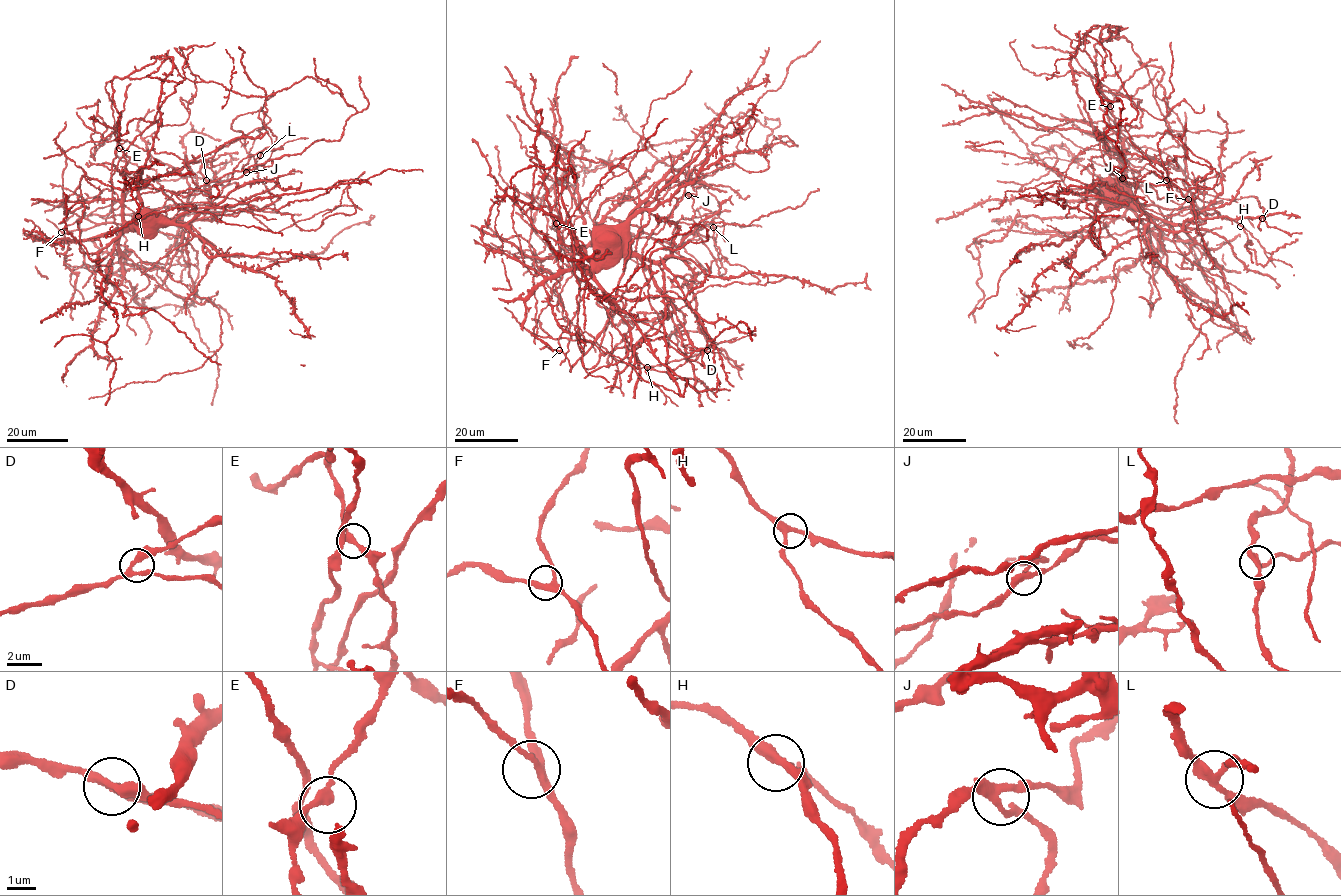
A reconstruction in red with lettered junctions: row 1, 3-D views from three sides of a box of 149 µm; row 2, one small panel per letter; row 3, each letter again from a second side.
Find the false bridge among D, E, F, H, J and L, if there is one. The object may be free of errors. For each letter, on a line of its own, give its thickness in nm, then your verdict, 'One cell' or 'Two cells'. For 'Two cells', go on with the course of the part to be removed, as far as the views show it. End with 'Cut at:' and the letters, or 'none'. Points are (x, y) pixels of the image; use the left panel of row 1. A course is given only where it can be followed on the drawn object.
D: Thickness 280 nm. One cell
E: Thickness 240 nm. One cell
F: Thickness 280 nm. One cell
H: Thickness 280 nm. One cell
J: Thickness 300 nm. One cell
L: Thickness 260 nm. Two cells. Course of the part to remove: (261, 155), (285, 143), (308, 138)
Cut at: L

